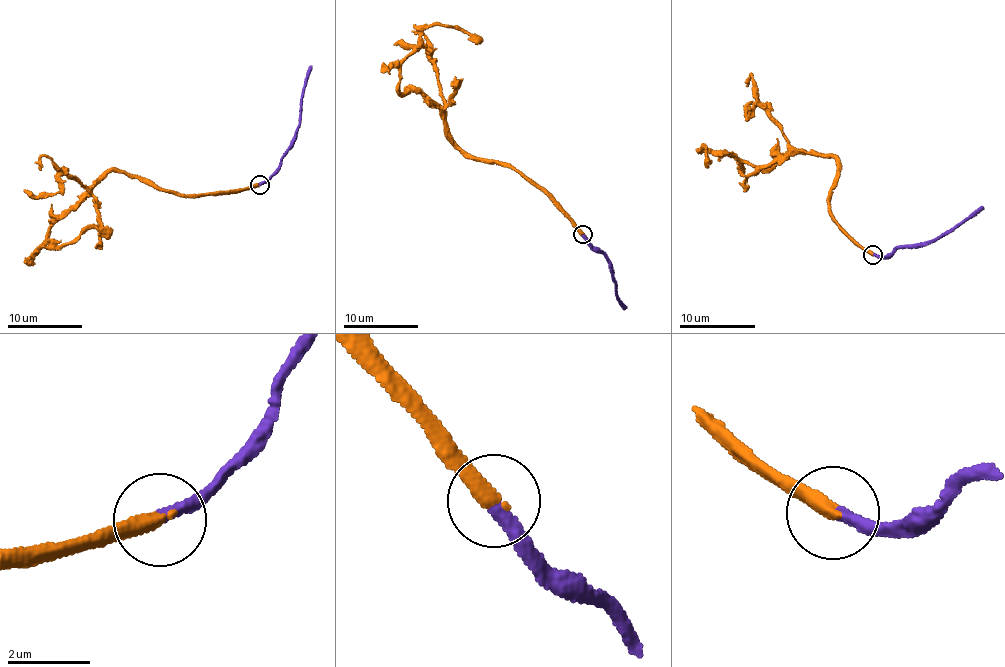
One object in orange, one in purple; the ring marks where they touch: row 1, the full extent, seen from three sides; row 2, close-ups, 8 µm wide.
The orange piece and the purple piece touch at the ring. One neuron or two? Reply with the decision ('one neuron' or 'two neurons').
one neuron

